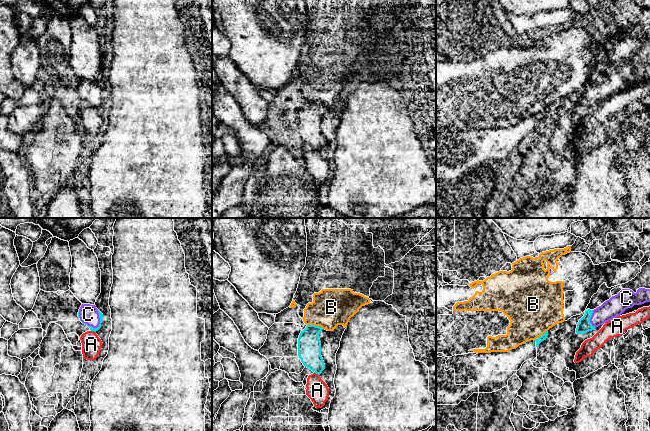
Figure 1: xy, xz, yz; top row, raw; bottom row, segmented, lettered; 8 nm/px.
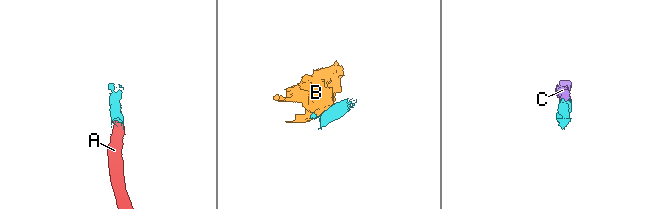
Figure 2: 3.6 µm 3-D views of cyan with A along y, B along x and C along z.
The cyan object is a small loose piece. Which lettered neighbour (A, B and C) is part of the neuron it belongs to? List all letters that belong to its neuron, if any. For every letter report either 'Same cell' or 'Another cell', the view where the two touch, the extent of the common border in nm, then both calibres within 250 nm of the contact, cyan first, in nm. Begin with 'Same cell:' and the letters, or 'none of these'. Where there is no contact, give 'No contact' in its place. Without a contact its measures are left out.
Same cell: C
A: Another cell. Touches cyan in xz. Shared border 50 nm. Thickness 190 nm (cyan) against 180 nm
B: Another cell. Touches cyan in xz. Shared border 140 nm. Thickness 190 nm (cyan) against 300 nm
C: Same cell. Touches cyan in xy. Shared border 170 nm. Thickness 30 nm (cyan) against 160 nm

